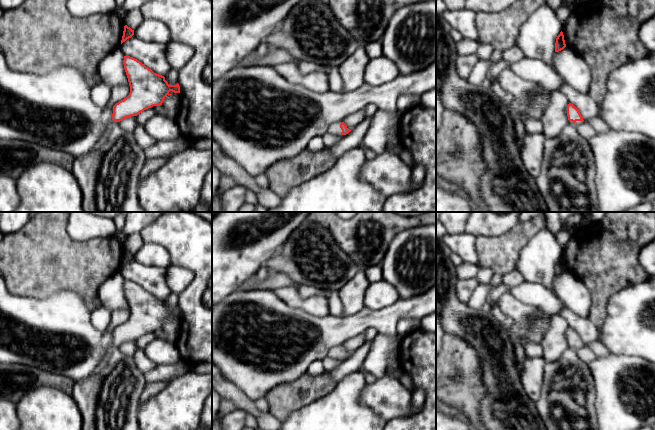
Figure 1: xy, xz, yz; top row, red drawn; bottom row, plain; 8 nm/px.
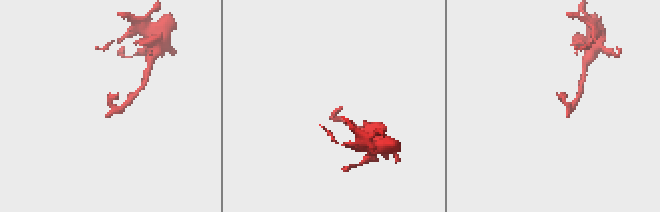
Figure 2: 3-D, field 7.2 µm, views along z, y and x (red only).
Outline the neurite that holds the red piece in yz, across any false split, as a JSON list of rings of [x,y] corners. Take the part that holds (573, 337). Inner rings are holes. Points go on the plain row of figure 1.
[[[571,327],[567,329],[567,340],[569,347],[563,355],[557,361],[545,364],[544,385],[536,402],[537,411],[547,430],[599,430],[593,376],[588,364],[578,356],[584,344]]]

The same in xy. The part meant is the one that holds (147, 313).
[[[124,280],[123,288],[130,310],[129,319],[113,330],[112,345],[92,374],[75,381],[72,387],[72,397],[82,415],[82,430],[141,430],[138,411],[140,397],[148,381],[133,356],[123,354],[119,346],[162,329],[165,321],[171,319],[170,315],[180,317],[178,307],[169,309],[164,300],[154,297],[137,283]]]

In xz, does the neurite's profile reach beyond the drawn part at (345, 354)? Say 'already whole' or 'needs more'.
needs more

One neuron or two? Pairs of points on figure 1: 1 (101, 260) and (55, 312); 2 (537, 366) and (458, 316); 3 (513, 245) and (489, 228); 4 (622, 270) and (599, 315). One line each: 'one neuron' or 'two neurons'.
1: two neurons
2: two neurons
3: two neurons
4: one neuron

